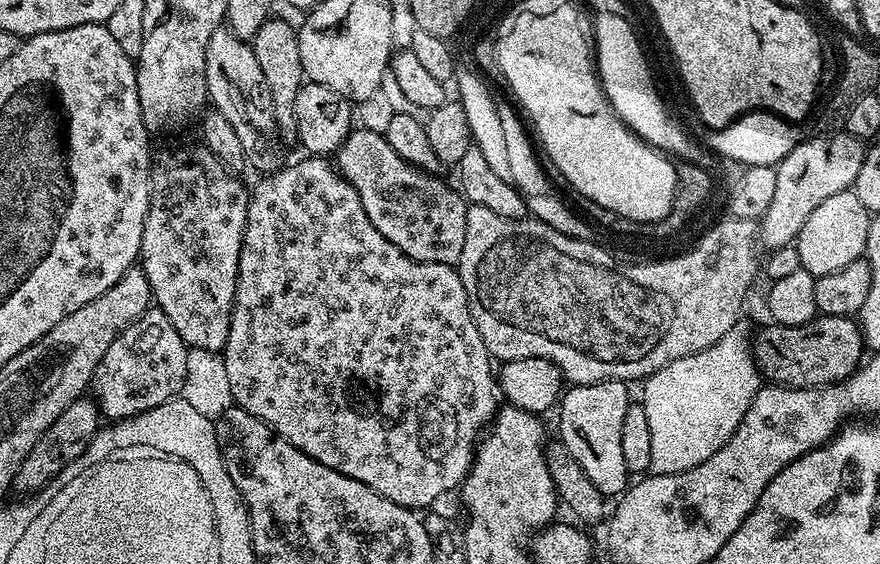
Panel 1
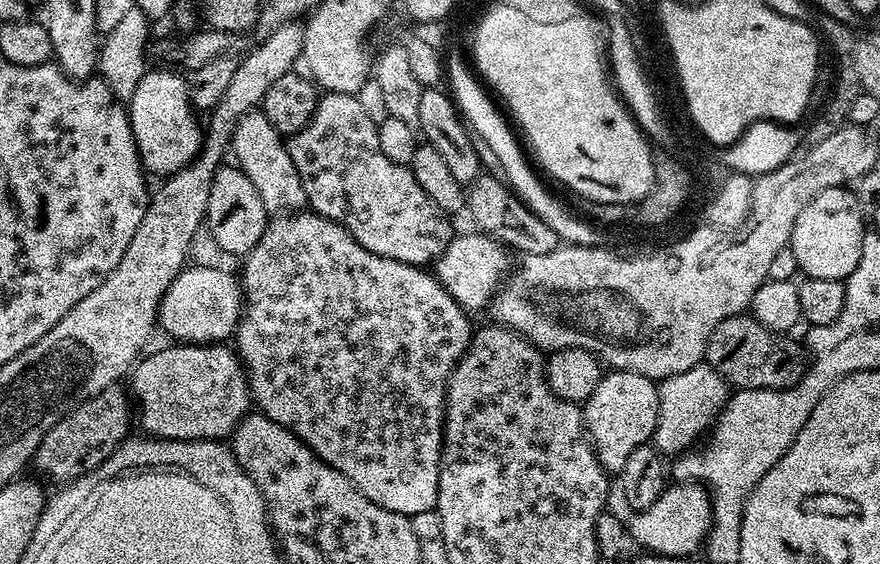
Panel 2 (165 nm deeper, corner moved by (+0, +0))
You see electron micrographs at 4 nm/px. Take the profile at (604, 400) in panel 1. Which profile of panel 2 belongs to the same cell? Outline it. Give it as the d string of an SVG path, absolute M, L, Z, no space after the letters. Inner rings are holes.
M612 370L601 375L598 386L583 401L582 425L596 461L605 473L619 474L633 449L655 433L657 391L657 381L649 376Z

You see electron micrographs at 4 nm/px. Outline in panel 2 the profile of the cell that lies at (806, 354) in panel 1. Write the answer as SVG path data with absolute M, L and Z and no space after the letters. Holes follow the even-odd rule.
M751 314L731 316L718 322L708 339L706 363L740 390L750 388L790 388L804 377L806 364L800 361L800 348L787 335L771 332Z

